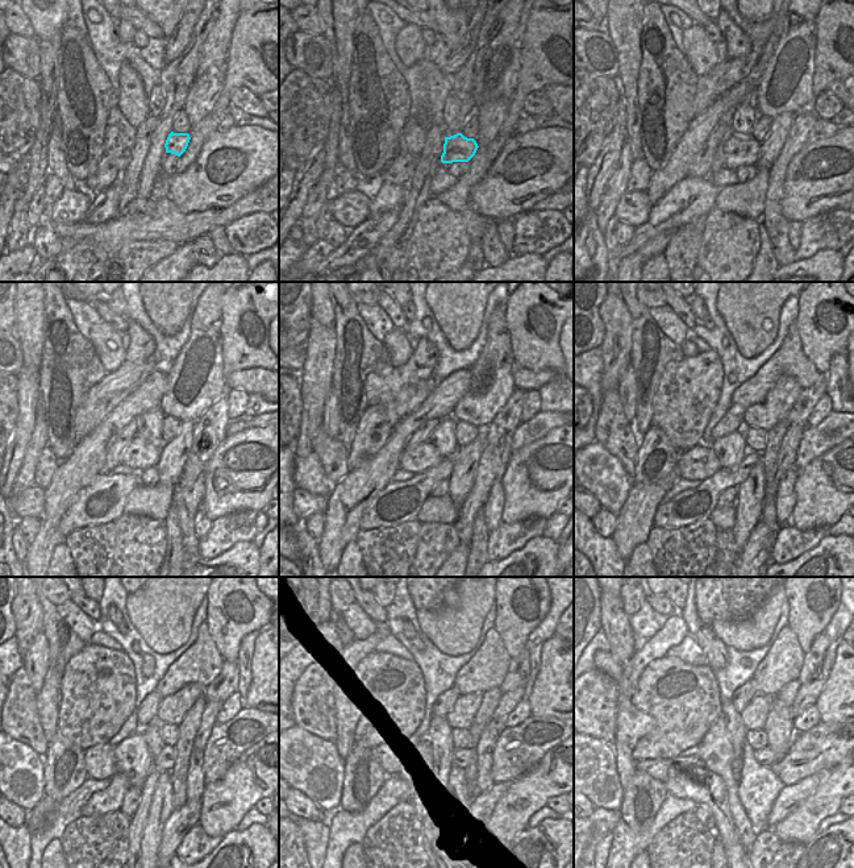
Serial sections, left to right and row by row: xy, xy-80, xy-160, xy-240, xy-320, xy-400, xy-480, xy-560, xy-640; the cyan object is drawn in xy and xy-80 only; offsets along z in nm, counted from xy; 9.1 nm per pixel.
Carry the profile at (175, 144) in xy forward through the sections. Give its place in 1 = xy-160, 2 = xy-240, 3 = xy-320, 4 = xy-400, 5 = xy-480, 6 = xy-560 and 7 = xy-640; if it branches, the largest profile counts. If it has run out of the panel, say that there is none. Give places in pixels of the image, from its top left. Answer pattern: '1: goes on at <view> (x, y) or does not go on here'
1: goes on at xy-160 (738, 149)
2: goes on at xy-240 (140, 453)
3: goes on at xy-320 (425, 456)
4: goes on at xy-400 (699, 462)
5: goes on at xy-480 (100, 764)
6: goes on at xy-560 (388, 761)
7: goes on at xy-640 (657, 768)

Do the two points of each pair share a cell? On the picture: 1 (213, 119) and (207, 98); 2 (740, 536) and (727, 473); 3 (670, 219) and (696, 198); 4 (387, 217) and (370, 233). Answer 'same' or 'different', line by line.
1: different
2: different
3: same
4: same

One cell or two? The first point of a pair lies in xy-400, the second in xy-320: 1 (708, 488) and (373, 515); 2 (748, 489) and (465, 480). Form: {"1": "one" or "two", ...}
{"1": "one", "2": "one"}

